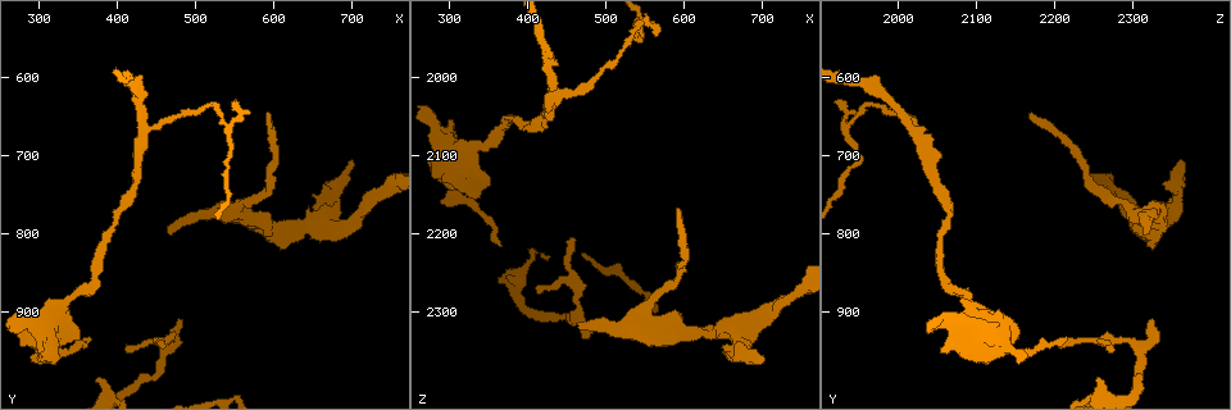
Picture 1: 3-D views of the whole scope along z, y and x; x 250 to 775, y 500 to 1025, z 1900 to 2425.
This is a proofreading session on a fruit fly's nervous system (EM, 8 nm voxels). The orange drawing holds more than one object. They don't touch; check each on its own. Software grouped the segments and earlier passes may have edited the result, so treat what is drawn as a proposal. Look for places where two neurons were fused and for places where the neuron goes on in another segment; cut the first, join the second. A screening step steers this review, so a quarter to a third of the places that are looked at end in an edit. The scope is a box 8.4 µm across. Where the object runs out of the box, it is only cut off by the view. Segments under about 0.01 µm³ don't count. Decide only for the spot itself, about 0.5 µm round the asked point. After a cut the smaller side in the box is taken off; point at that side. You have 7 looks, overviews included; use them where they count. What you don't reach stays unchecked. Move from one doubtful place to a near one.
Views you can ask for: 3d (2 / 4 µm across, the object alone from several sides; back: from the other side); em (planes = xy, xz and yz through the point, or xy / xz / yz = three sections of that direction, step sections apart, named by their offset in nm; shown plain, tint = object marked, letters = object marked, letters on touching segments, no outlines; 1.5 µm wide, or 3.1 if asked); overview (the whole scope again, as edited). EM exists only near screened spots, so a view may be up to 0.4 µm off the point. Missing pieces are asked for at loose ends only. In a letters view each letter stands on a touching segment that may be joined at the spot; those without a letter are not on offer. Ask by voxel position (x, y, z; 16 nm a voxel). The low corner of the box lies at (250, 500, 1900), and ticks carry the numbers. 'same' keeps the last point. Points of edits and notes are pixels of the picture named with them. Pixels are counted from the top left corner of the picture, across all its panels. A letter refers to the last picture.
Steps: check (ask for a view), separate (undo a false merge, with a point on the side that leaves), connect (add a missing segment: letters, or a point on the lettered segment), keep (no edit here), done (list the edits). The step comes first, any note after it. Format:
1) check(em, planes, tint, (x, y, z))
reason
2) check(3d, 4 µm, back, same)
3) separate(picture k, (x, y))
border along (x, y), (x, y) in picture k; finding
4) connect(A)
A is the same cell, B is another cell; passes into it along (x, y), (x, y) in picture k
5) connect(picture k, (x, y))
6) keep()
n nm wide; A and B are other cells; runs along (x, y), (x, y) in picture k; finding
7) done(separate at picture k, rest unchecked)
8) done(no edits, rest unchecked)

check(3d, 4 µm, (700, 705, 2360))
an open end

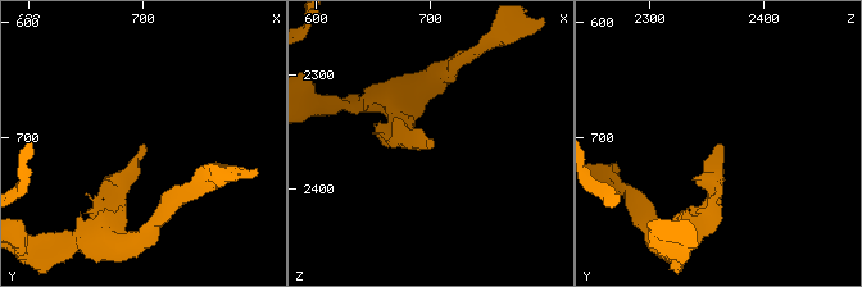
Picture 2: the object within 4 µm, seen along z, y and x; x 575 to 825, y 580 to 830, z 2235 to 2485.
check(em, planes, letters, (702, 706, 2360))
now the EM

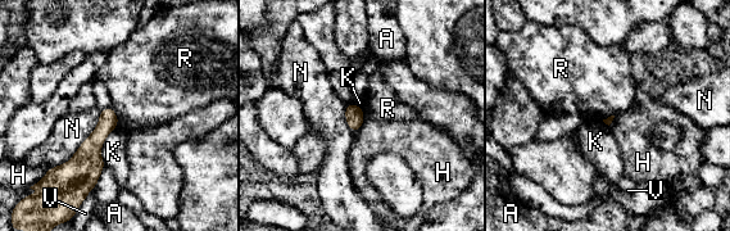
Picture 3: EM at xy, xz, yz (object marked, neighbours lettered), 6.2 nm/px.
keep()
A, H, K, N, R and V are other cells; border along (110, 107), (119, 119) in picture 3; no lettered segment goes on from it

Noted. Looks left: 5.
check(em, yz, step 8, tint, (480, 910, 2320))
branch stops here

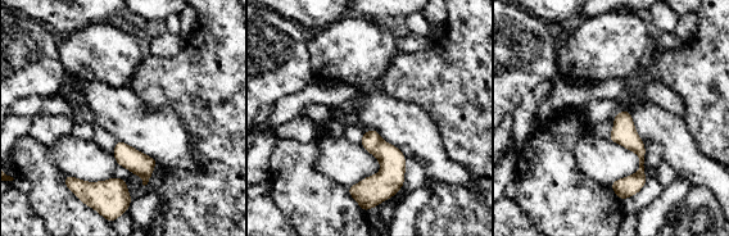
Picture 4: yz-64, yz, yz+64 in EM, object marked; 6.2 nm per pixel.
check(em, planes, letters, same)
another direction

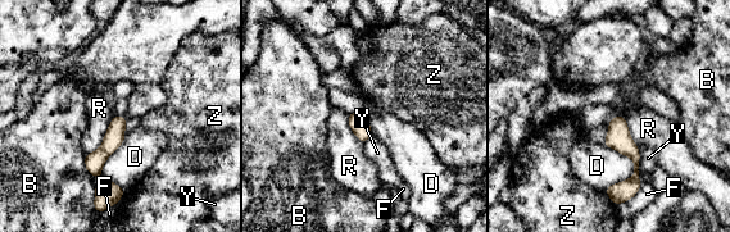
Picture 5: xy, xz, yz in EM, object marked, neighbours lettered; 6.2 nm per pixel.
keep()
B, D, F, R, Y and Z are other cells; none of them fits

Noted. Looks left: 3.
check(3d, 4 µm, (305, 915, 2120))

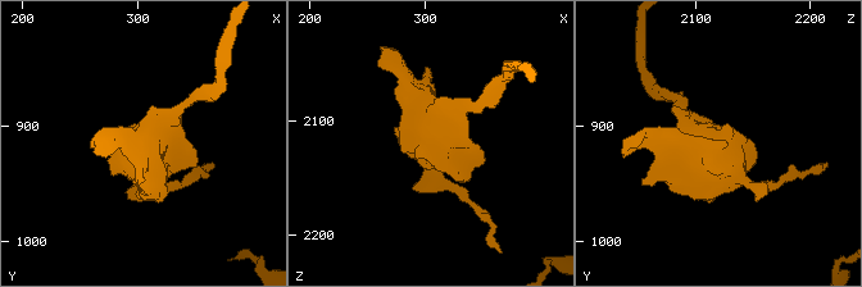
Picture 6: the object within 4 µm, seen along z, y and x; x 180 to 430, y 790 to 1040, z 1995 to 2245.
check(em, planes, tint, (308, 916, 2122))

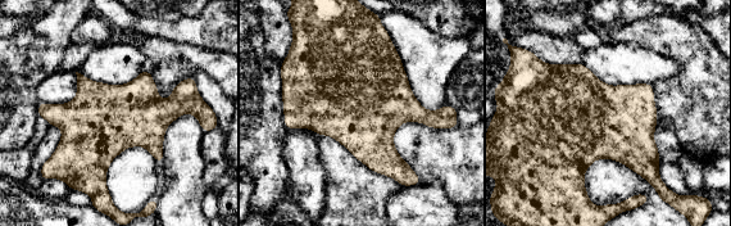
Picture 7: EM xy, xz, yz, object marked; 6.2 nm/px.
check(em, planes, letters, same)

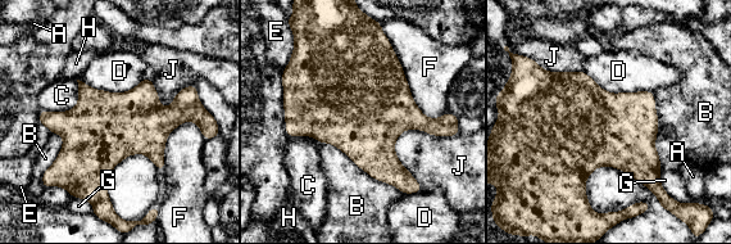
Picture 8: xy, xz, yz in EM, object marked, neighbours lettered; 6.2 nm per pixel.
keep()
B touches over 650 nm; A, B, C, D, E, F, G, H and J are other cells; border along (582, 69), (612, 93), (652, 91) in picture 8; continuous, no second neuron

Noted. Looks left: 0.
done(no edits, rest unchecked)

